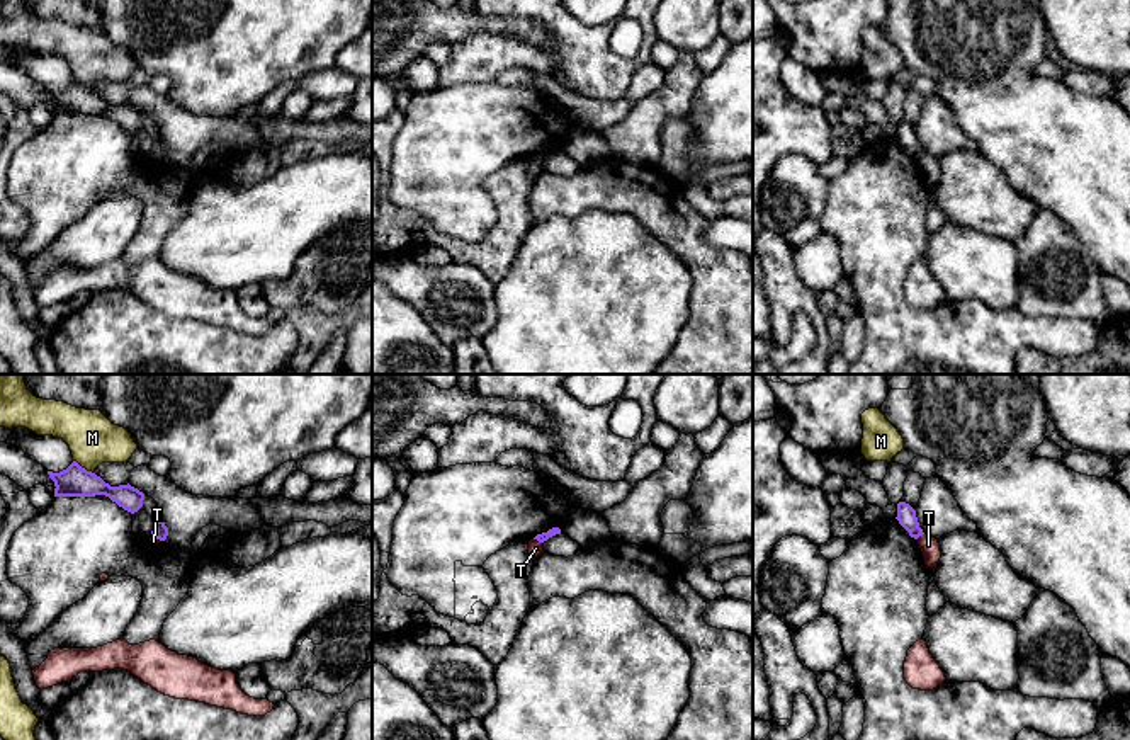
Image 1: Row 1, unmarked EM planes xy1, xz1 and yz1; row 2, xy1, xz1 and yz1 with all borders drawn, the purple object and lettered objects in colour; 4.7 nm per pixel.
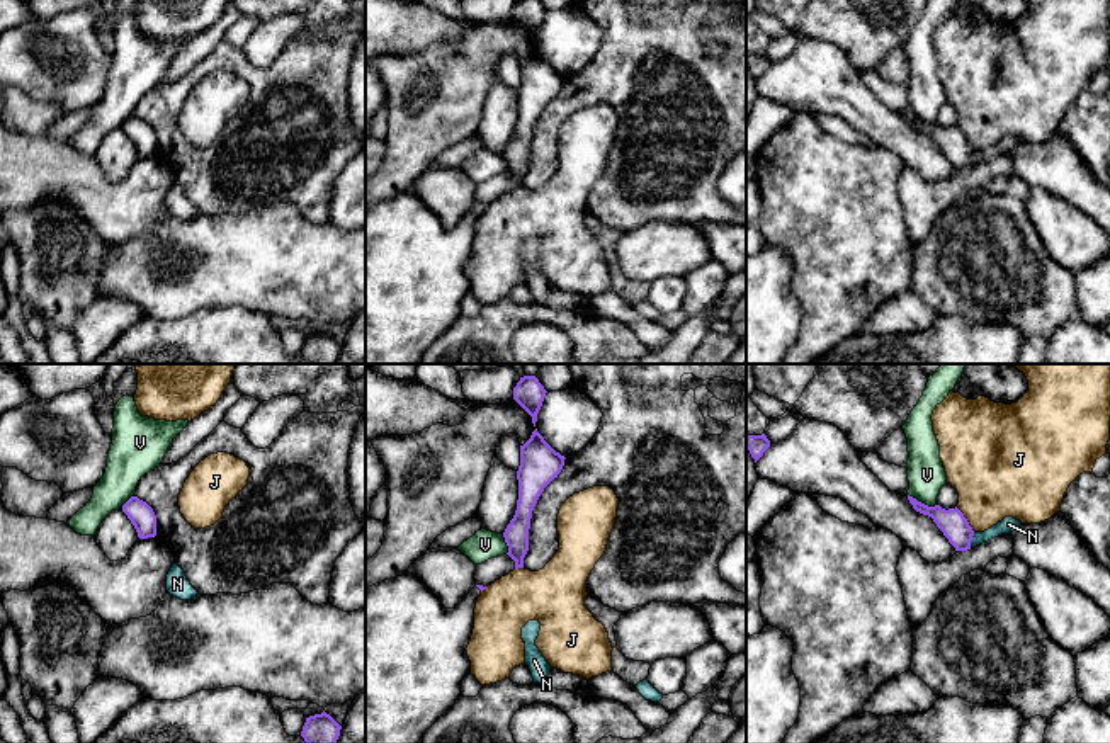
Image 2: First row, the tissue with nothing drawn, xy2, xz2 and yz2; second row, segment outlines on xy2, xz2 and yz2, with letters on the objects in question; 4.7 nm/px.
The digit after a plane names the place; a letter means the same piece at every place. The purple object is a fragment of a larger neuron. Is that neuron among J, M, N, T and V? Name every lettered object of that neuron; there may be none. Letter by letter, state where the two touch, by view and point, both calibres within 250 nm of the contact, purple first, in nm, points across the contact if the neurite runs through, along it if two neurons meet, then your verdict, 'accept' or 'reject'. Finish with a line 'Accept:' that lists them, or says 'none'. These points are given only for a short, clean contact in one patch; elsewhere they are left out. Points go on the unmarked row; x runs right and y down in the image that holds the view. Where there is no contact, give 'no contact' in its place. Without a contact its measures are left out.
J: meets purple in yz2 at (966, 138); 130 nm thick on the purple side, 400 nm on the other; border along yz2 (956, 126), (974, 150); reject
M: meets purple in xy1 at (84, 87); 140 nm thick on the purple side, 240 nm on the other; border along xy1 (73, 79), (94, 92); reject
N: meets purple in yz2 at (971, 158); 130 nm thick on the purple side, 80 nm on the other; reject
T: meets purple in xz1 at (539, 160); 50 nm thick on the purple side, 70 nm on the other; border along xz1 (534, 157), (542, 162); reject
V: meets purple in yz2 at (920, 121); 130 nm thick on the purple side, 180 nm on the other; border along yz2 (908, 113), (928, 124), (935, 124); reject
Accept: none

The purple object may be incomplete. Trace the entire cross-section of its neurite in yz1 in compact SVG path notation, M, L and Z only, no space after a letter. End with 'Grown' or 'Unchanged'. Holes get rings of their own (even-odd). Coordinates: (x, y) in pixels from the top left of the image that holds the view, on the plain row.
M906 121L897 122L896 138L909 151L911 157L918 158L919 155L924 153L923 148L919 146L916 129L909 122L906 122Z. Unchanged

